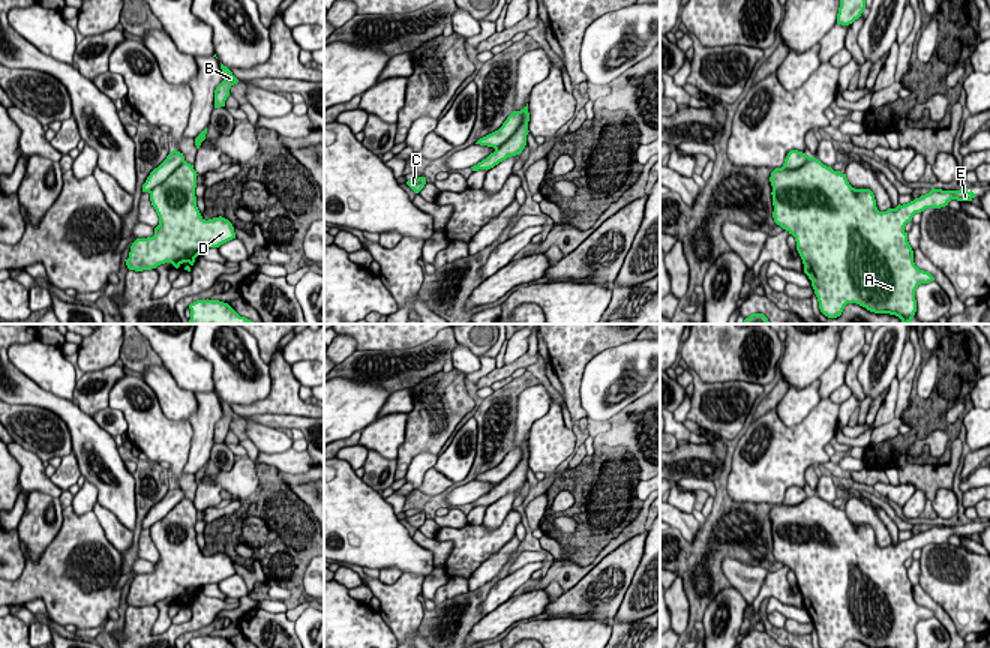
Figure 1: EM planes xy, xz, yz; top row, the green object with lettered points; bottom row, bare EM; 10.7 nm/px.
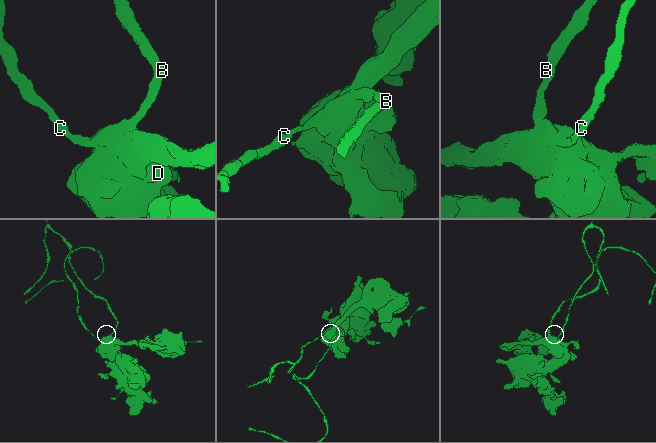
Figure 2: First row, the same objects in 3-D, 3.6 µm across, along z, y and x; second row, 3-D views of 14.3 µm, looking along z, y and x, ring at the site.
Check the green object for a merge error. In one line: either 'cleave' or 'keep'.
keep

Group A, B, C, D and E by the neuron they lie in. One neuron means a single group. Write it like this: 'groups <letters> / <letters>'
groups A B C D E

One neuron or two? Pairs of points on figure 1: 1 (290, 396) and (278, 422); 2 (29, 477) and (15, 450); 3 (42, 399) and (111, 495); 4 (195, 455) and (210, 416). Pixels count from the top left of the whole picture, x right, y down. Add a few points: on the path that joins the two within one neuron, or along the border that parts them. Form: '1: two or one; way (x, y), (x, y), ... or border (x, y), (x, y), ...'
1: two; border (245, 416), (300, 414), (308, 417)
2: one; way (29, 471), (29, 464), (21, 456)
3: one; way (69, 416), (84, 431), (113, 470)
4: one; way (201, 446), (203, 425)

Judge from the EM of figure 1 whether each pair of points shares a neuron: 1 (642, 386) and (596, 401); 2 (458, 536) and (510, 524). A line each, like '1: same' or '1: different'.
1: same
2: same

